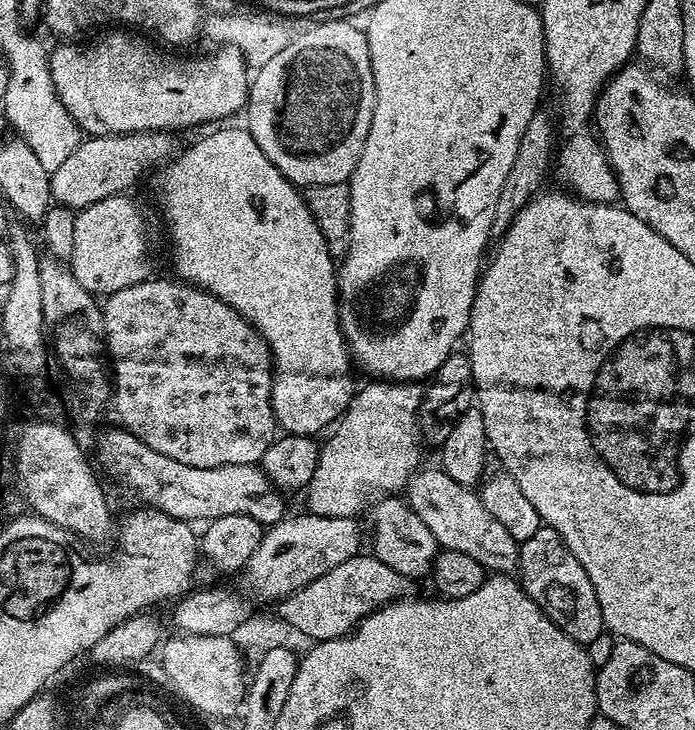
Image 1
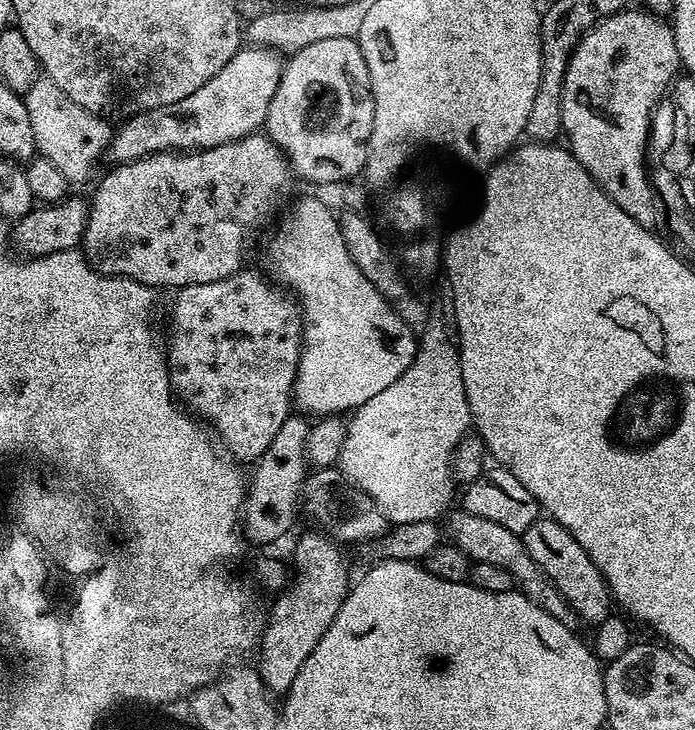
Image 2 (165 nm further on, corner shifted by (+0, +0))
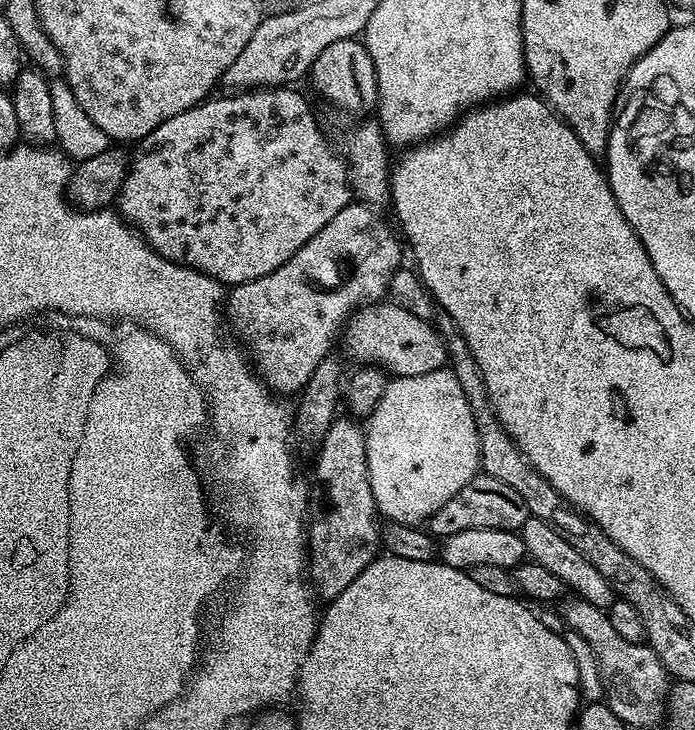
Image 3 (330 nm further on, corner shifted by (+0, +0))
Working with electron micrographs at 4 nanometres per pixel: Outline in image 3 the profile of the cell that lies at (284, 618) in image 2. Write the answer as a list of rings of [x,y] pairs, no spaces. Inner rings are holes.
[[[347,419],[333,420],[330,430],[326,430],[318,445],[320,453],[316,456],[316,481],[313,479],[310,484],[306,517],[306,564],[310,569],[310,580],[315,591],[321,597],[324,595],[328,602],[342,594],[342,590],[346,590],[346,586],[350,586],[350,582],[354,582],[354,578],[358,578],[358,574],[373,564],[382,552],[382,528],[376,525],[378,511],[368,477],[365,429],[361,425],[359,428],[355,419]]]

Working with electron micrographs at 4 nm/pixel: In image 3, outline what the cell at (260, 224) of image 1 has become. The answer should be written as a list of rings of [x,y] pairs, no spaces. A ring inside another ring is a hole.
[[[373,302],[357,308],[342,329],[342,344],[360,366],[375,366],[393,377],[430,374],[448,364],[446,342],[429,321],[391,302]]]

